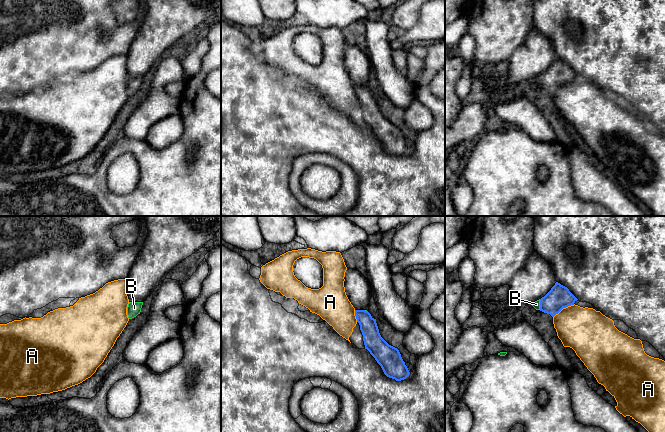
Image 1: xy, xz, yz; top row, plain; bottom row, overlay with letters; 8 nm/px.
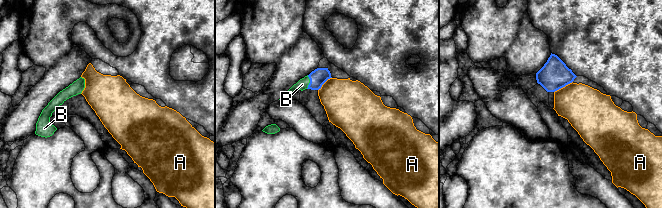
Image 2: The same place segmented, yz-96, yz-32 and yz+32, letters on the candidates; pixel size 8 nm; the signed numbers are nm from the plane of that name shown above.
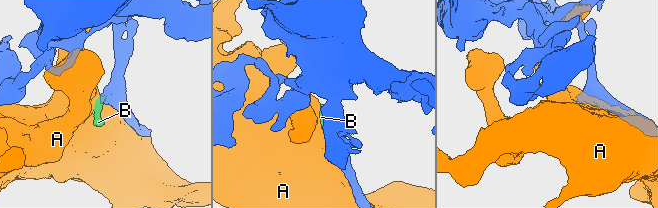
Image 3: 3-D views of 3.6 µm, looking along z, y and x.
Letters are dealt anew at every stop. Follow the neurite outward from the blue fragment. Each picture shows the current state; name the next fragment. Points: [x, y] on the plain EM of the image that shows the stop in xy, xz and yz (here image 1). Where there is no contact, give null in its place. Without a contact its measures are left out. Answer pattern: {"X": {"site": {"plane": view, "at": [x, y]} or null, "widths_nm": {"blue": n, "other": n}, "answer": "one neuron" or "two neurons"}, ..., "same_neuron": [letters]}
{"A": {"site": {"plane": "yz", "at": [563, 83]}, "widths_nm": {"blue": 190, "other": 360}, "answer": "two neurons"}, "B": {"site": {"plane": "yz", "at": [540, 80]}, "widths_nm": {"blue": 190, "other": 60}, "answer": "one neuron"}, "same_neuron": ["B"]}

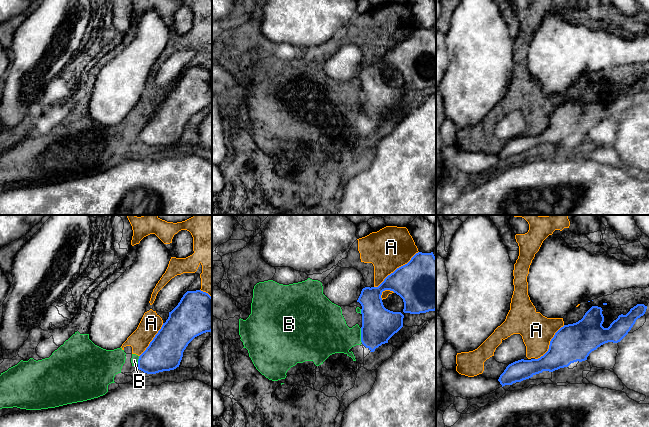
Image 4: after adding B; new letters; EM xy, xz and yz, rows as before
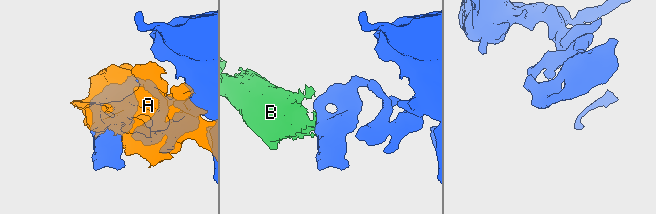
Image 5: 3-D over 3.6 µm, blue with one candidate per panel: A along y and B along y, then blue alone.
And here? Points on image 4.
{"A": {"site": {"plane": "xz", "at": [397, 44]}, "widths_nm": {"blue": 440, "other": 340}, "answer": "two neurons"}, "B": {"site": {"plane": "xz", "at": [361, 111]}, "widths_nm": {"blue": 280, "other": 300}, "answer": "two neurons"}, "same_neuron": []}

